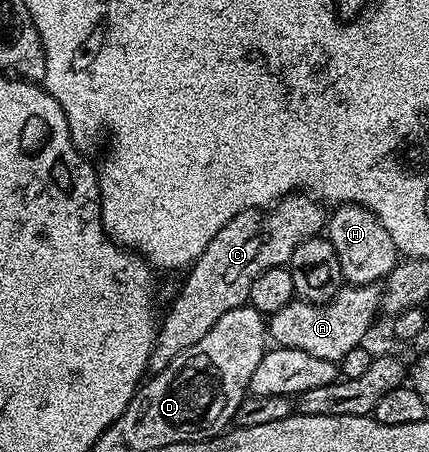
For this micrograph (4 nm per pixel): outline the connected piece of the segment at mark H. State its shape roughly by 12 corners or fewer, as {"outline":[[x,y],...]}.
{"outline":[[360,204],[330,213],[325,239],[348,285],[396,266],[389,230]]}

